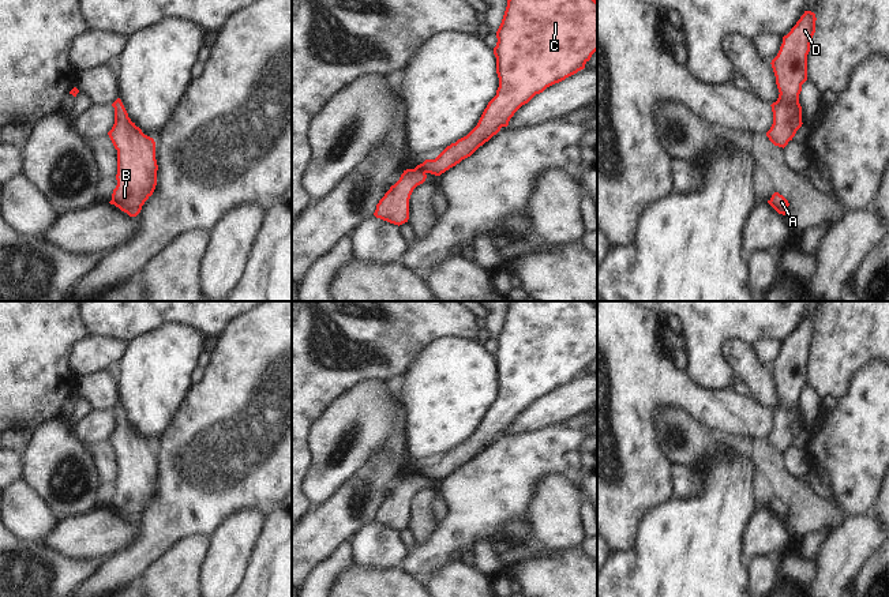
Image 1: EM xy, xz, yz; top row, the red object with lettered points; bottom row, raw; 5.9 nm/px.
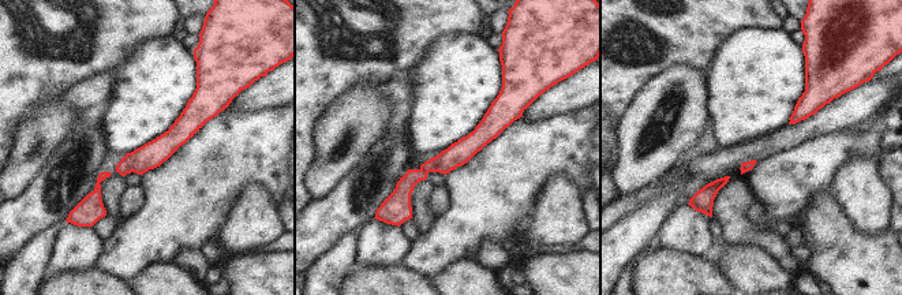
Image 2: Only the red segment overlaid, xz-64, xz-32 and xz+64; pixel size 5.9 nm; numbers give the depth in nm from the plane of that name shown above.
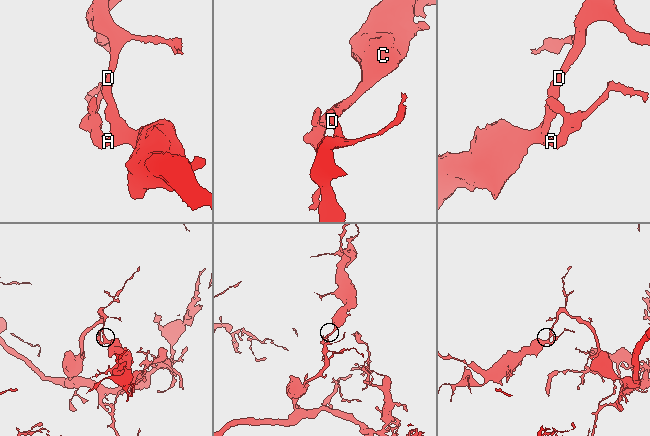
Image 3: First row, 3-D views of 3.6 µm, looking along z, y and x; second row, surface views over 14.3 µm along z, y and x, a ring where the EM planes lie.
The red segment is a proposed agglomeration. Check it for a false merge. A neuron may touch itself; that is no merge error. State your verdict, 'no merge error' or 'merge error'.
merge error

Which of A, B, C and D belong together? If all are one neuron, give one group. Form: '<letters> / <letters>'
A / B C D

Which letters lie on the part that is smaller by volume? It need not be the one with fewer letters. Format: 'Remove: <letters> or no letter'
Remove: A

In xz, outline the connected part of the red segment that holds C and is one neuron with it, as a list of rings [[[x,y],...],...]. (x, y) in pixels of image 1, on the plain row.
[[[510,301],[496,343],[496,401],[466,442],[447,451],[435,465],[416,472],[424,478],[440,481],[470,462],[502,432],[507,432],[514,418],[536,399],[584,375],[597,356],[597,307],[592,301]]]

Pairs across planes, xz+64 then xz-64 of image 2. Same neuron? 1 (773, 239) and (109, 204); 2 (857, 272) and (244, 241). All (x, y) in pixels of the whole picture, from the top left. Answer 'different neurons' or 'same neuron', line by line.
1: same neuron
2: different neurons

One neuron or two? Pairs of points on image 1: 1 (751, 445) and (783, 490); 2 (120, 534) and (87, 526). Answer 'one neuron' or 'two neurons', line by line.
1: one neuron
2: one neuron

